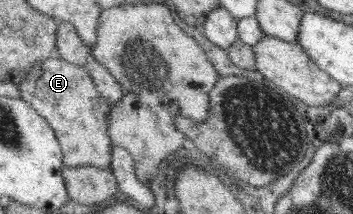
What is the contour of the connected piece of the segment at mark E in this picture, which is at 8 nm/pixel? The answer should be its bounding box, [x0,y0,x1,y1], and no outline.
[18,55,111,167]

